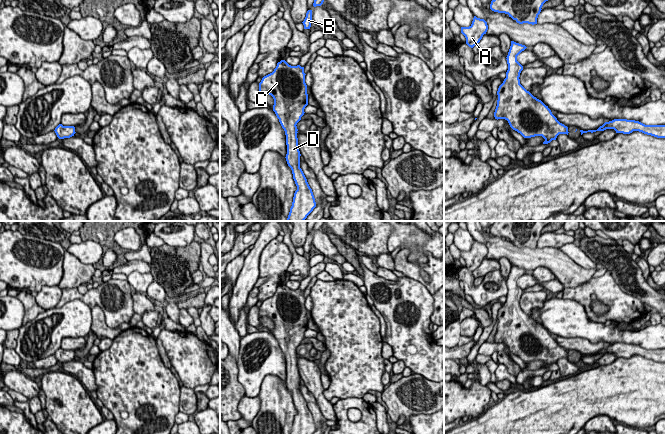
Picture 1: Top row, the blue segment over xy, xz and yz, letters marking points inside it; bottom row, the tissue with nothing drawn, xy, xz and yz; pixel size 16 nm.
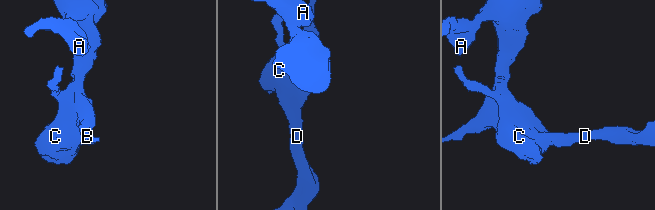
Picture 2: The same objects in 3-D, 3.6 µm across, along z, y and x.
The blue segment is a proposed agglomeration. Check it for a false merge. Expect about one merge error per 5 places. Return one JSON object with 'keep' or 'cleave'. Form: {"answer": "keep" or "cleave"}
{"answer": "keep"}

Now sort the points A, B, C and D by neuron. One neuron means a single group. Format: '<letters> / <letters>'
A B C D

